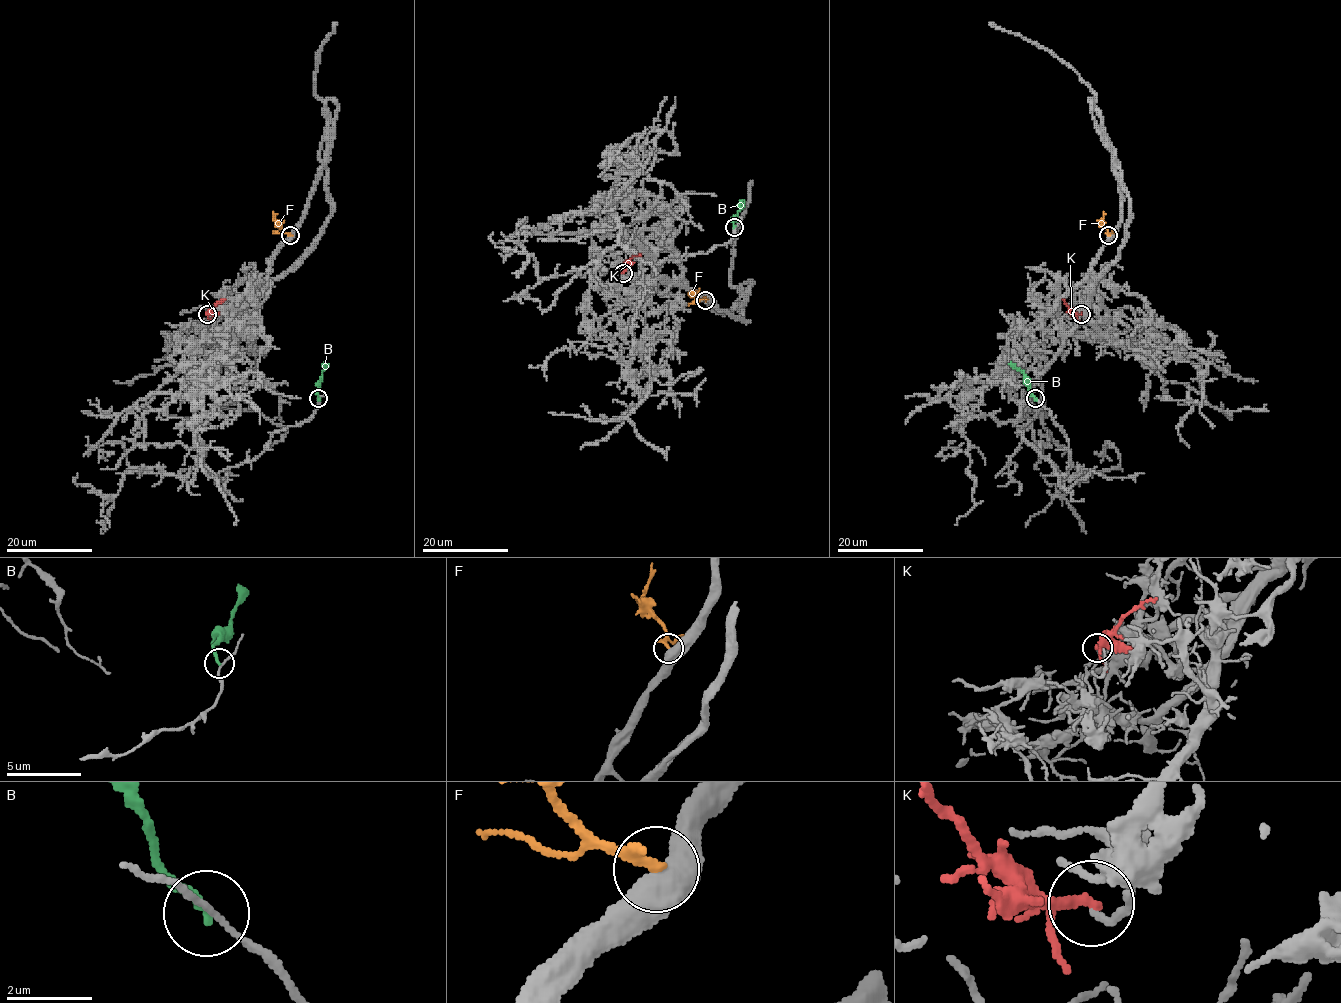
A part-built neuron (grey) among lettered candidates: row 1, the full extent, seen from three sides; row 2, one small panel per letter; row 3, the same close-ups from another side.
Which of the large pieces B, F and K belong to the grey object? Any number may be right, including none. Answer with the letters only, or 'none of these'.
none of these

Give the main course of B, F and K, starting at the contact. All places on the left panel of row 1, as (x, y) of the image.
B: (318, 399), (319, 378), (328, 363)
F: (290, 235), (283, 231), (272, 211)
K: (208, 314), (225, 300)

